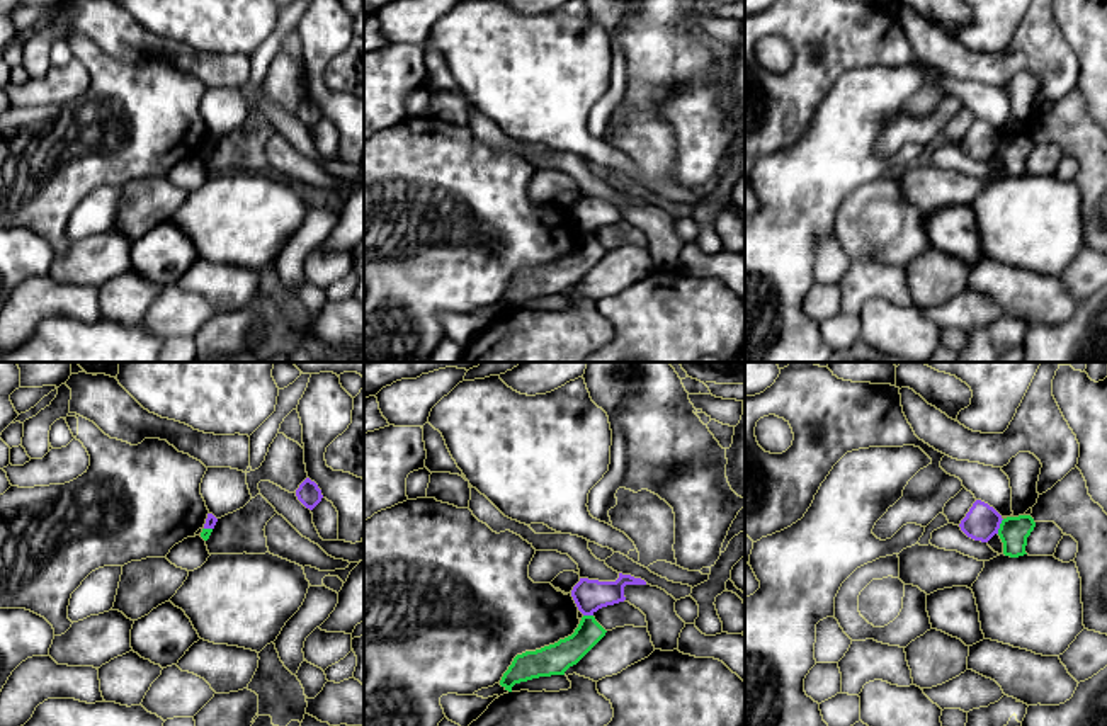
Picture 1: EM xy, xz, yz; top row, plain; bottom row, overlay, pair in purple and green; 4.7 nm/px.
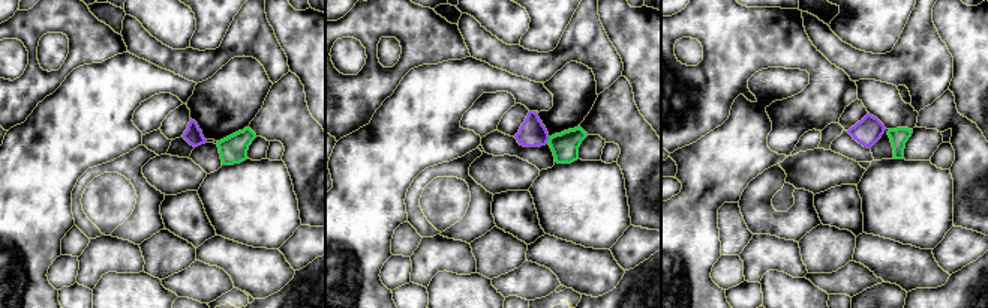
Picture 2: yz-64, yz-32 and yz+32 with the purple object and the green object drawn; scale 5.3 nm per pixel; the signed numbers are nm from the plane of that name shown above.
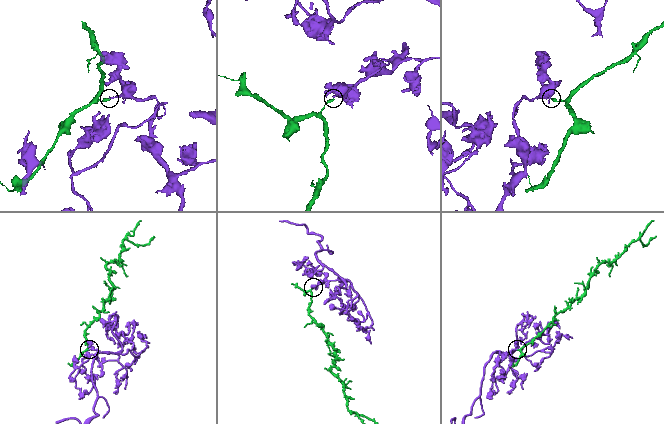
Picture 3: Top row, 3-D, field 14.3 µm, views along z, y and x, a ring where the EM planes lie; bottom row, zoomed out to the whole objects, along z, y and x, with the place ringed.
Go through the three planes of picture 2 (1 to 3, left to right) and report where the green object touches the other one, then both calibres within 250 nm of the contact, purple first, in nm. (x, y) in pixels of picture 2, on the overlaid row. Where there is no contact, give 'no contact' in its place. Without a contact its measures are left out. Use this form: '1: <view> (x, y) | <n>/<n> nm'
1: no contact
2: yz-32 (547, 140) | 150/140 nm
3: no contact

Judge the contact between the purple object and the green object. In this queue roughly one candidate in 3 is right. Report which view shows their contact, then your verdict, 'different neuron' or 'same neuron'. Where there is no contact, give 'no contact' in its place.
contact in yz; different neuron

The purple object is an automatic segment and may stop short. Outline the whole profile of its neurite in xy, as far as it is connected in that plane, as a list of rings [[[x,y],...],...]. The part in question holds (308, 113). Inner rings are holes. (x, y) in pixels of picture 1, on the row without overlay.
[[[306,97],[296,109],[298,119],[309,129],[313,129],[323,117],[321,109],[315,100]]]

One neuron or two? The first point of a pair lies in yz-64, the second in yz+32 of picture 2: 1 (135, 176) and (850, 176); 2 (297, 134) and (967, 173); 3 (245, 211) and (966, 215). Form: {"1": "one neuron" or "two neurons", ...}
{"1": "two neurons", "2": "one neuron", "3": "two neurons"}

